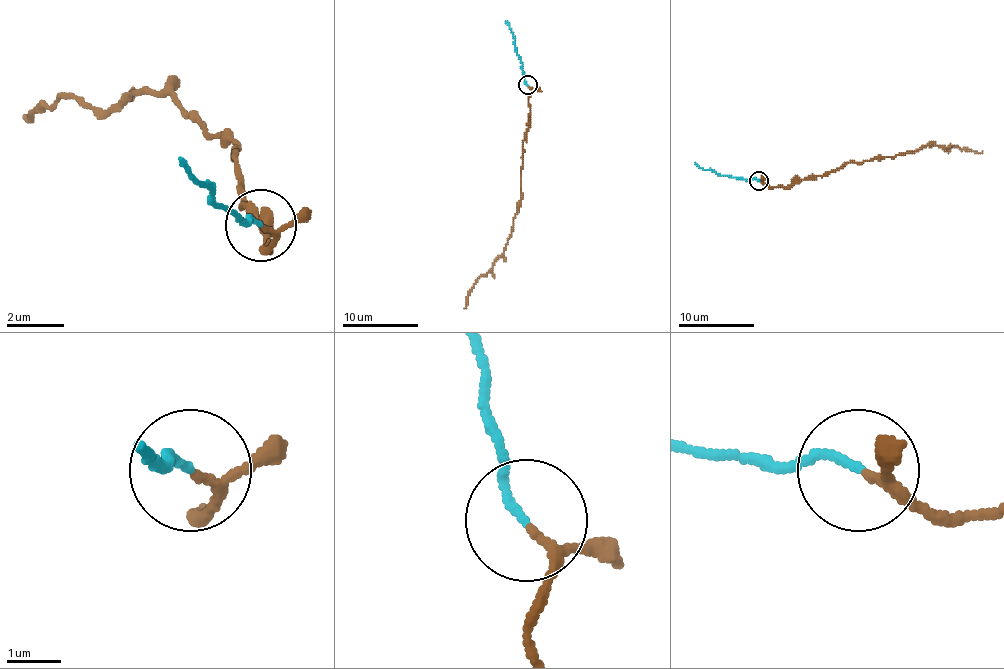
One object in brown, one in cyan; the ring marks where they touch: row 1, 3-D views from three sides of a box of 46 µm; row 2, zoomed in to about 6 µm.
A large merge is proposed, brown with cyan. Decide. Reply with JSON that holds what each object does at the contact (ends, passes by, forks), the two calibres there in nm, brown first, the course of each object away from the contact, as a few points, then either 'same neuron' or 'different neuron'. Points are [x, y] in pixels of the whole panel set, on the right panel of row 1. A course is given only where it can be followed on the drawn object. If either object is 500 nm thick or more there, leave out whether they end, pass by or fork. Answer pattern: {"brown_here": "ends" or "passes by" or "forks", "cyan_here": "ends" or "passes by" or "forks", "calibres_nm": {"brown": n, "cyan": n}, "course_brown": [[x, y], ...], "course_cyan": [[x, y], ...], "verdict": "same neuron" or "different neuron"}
{"brown_here": "passes by", "cyan_here": "ends", "calibres_nm": {"brown": 120, "cyan": 130}, "course_brown": [[759, 181], [772, 187], [789, 187], [814, 175], [827, 175], [848, 162], [893, 156], [929, 145], [982, 151]], "course_cyan": [[759, 181], [703, 170], [695, 162]], "verdict": "same neuron"}

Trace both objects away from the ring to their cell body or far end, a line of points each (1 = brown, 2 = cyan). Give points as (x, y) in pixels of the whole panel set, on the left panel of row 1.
1: (263, 227), (277, 241), (270, 248), (241, 205), (227, 134), (206, 134), (163, 92), (21, 113)
2: (263, 227), (199, 184), (177, 156)

